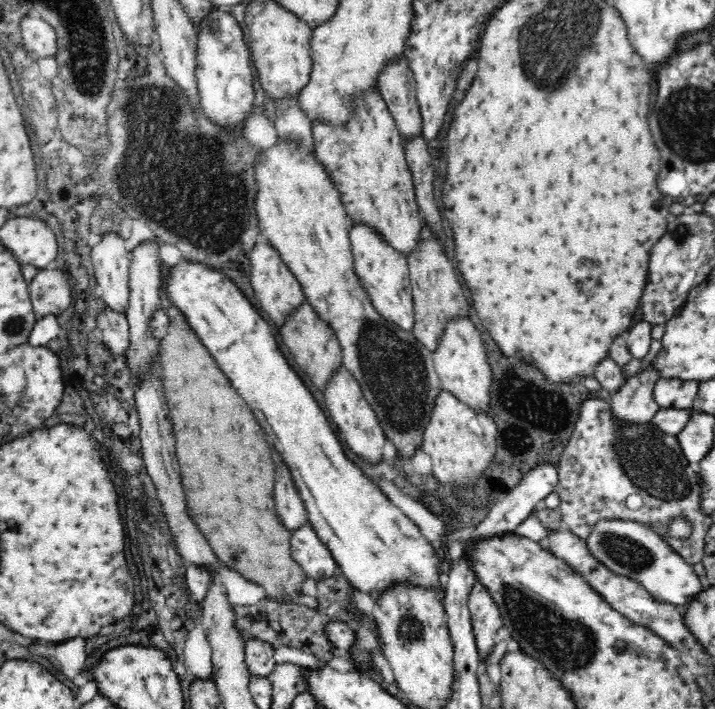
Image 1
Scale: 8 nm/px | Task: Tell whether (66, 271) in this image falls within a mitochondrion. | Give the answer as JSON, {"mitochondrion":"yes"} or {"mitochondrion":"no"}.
{"mitochondrion":"no"}

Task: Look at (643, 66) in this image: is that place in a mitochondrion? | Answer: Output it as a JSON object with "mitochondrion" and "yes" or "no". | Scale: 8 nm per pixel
{"mitochondrion":"no"}

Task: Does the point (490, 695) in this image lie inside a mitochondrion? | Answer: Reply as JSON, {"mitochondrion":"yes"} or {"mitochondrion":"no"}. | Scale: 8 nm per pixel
{"mitochondrion":"no"}

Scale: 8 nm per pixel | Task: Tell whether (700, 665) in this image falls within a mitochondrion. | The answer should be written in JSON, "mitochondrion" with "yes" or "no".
{"mitochondrion":"no"}

